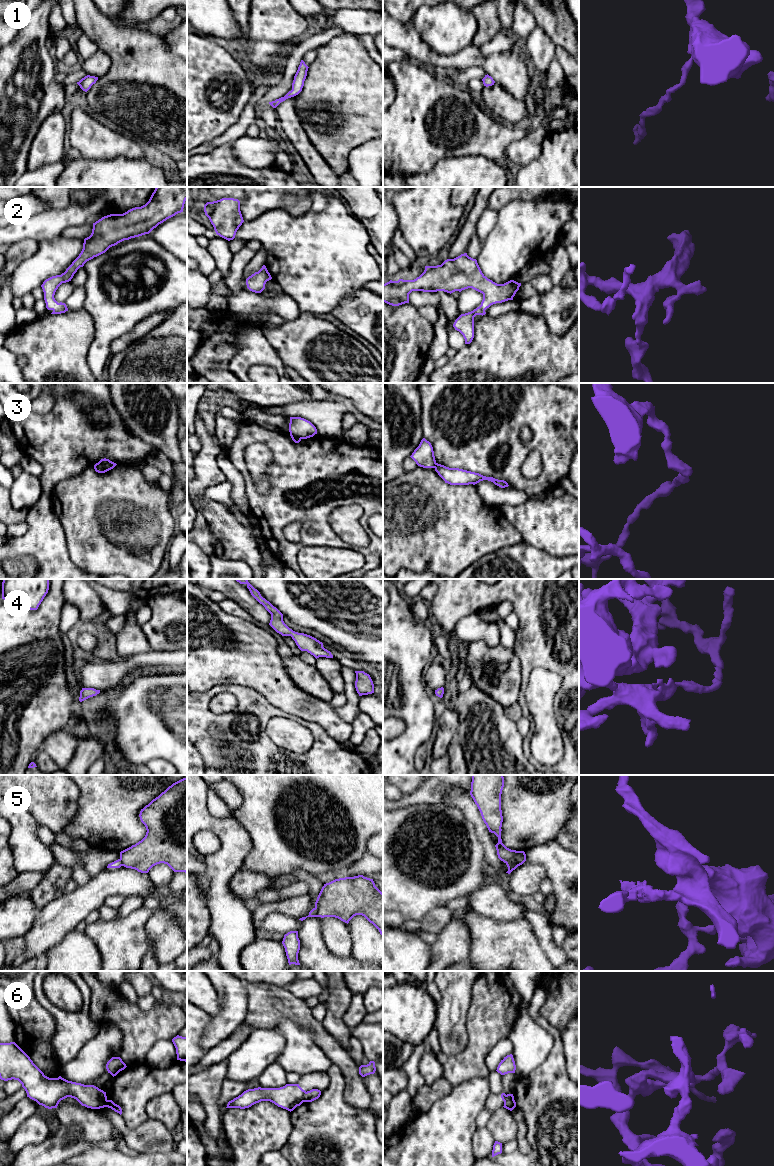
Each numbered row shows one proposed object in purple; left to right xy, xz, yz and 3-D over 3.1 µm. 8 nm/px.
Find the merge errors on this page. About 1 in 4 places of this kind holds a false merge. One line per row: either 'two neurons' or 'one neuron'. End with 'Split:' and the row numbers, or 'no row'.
1: one neuron
2: one neuron
3: two neurons
4: one neuron
5: two neurons
6: two neurons
Split: 3, 5, 6

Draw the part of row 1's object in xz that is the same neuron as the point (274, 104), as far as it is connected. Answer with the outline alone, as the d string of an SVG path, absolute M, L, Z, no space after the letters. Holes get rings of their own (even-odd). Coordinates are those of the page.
M301 60L298 70L294 76L294 80L292 83L292 90L289 91L284 97L276 99L275 101L269 102L269 104L276 108L281 102L285 101L288 98L294 97L298 95L304 86L304 81L307 76L308 66L305 64L303 60Z

